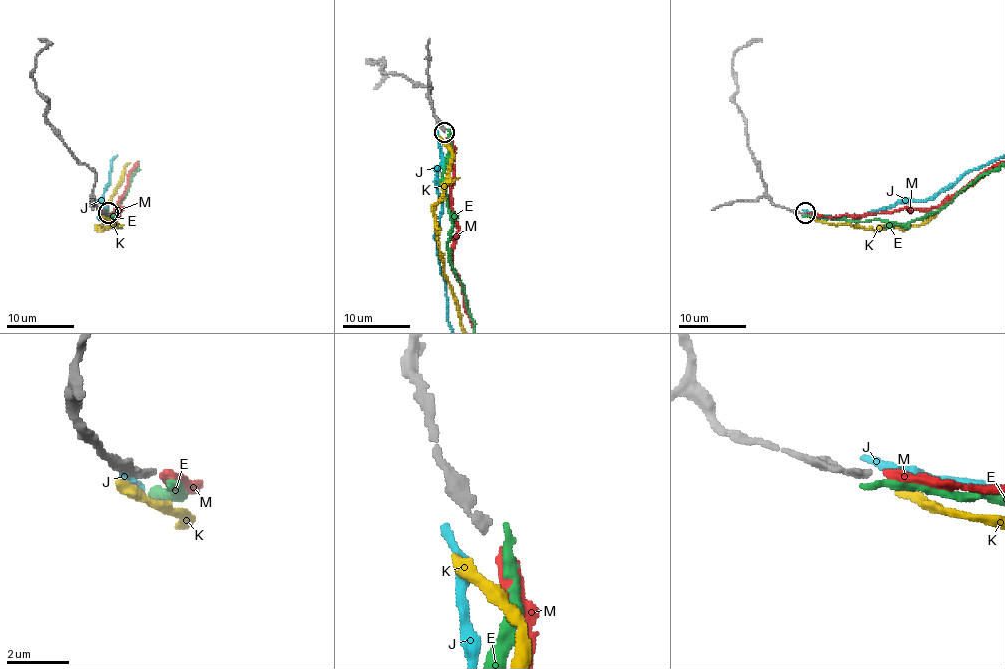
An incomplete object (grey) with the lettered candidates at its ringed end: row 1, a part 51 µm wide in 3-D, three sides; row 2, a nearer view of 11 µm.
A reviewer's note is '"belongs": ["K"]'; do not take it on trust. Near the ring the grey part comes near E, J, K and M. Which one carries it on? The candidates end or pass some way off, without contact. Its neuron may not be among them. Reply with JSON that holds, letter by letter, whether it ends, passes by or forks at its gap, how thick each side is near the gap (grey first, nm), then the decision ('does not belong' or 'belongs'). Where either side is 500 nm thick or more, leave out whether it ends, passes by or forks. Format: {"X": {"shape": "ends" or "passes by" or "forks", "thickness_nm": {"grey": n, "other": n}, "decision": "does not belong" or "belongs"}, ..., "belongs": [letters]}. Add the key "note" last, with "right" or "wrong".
{"E": {"shape": "ends", "thickness_nm": {"grey": 240, "other": 320}, "decision": "does not belong"}, "J": {"shape": "ends", "thickness_nm": {"grey": 240, "other": 400}, "decision": "does not belong"}, "K": {"shape": "ends", "thickness_nm": {"grey": 240, "other": 400}, "decision": "does not belong"}, "M": {"shape": "ends", "thickness_nm": {"grey": 240, "other": 360}, "decision": "belongs"}, "belongs": ["M"], "note": "wrong"}

